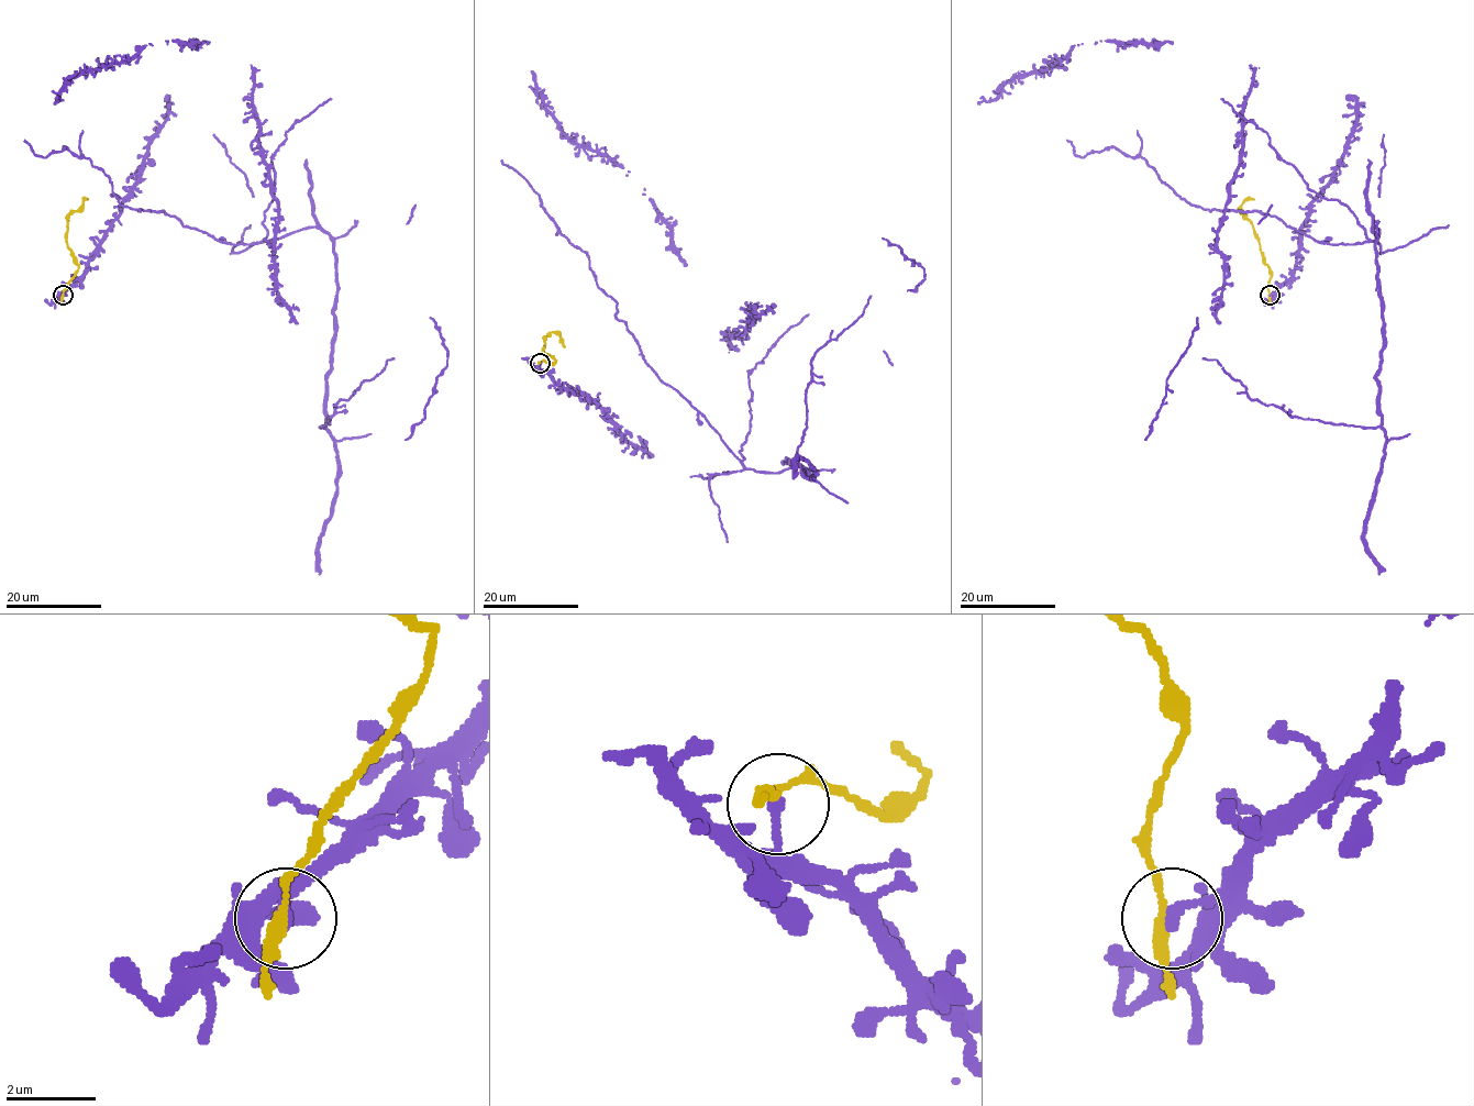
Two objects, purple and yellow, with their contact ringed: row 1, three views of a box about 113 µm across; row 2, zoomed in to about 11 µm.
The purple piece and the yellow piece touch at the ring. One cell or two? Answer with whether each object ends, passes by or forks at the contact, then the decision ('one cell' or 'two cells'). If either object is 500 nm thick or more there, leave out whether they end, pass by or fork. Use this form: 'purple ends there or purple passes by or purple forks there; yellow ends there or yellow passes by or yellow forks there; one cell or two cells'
purple ends there; yellow passes by; two cells

